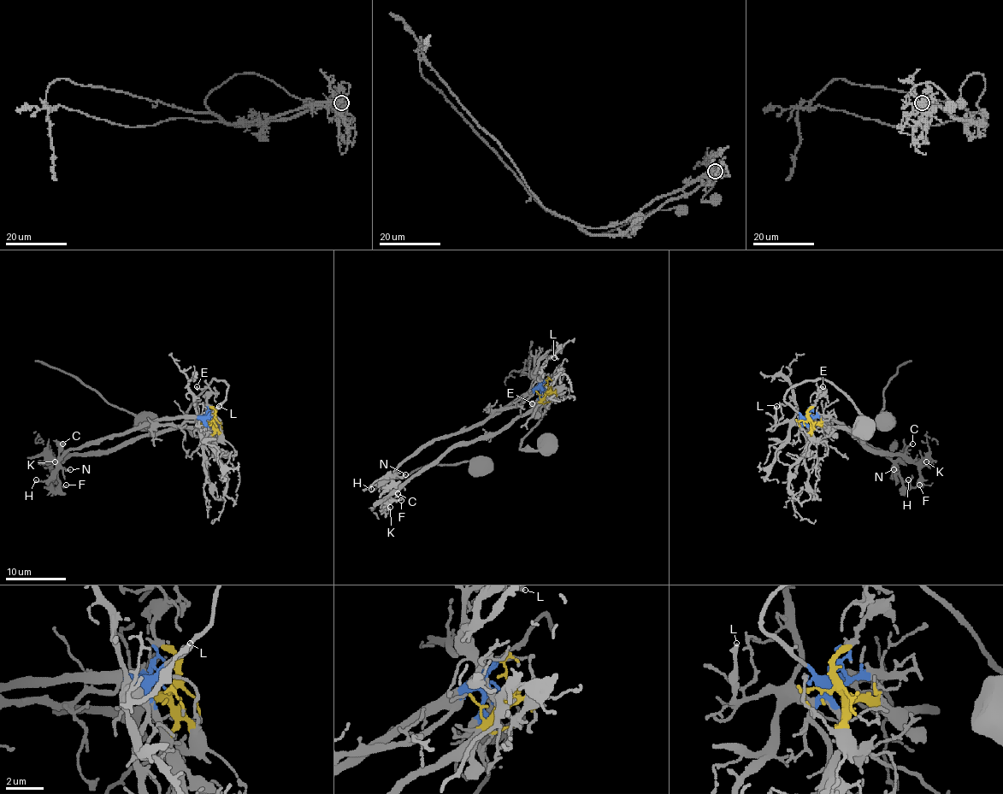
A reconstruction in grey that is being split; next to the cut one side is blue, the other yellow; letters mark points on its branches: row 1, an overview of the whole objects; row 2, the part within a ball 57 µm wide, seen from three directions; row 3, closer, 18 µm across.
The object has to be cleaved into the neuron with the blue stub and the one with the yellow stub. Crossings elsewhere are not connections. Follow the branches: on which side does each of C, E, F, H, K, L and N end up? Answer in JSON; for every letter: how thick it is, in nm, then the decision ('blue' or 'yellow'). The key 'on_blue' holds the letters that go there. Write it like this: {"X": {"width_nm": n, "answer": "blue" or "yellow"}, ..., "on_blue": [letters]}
{"C": {"width_nm": 120, "answer": "yellow"}, "E": {"width_nm": 120, "answer": "yellow"}, "F": {"width_nm": 140, "answer": "yellow"}, "H": {"width_nm": 150, "answer": "blue"}, "K": {"width_nm": 110, "answer": "yellow"}, "L": {"width_nm": 240, "answer": "blue"}, "N": {"width_nm": 170, "answer": "blue"}, "on_blue": ["H", "L", "N"]}

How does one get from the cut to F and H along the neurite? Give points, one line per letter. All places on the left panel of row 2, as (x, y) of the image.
F: (211, 420), (197, 428), (168, 428), (110, 449), (65, 454), (51, 467), (51, 474), (63, 487), (67, 485)
H: (211, 420), (209, 417), (163, 417), (120, 434), (86, 442), (71, 448), (45, 480), (36, 479)

